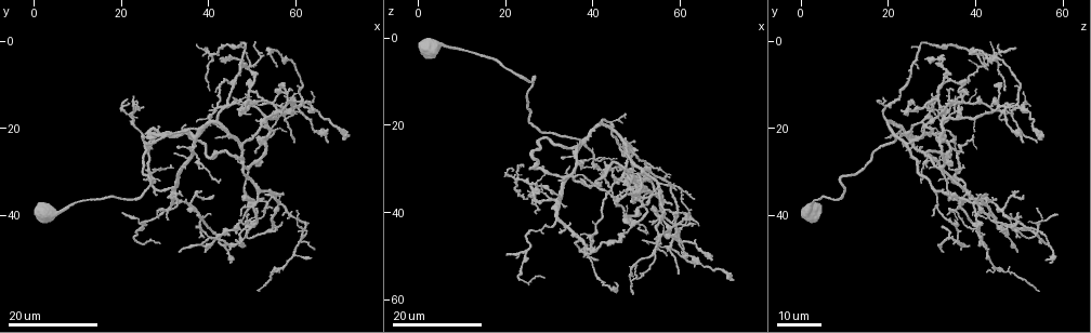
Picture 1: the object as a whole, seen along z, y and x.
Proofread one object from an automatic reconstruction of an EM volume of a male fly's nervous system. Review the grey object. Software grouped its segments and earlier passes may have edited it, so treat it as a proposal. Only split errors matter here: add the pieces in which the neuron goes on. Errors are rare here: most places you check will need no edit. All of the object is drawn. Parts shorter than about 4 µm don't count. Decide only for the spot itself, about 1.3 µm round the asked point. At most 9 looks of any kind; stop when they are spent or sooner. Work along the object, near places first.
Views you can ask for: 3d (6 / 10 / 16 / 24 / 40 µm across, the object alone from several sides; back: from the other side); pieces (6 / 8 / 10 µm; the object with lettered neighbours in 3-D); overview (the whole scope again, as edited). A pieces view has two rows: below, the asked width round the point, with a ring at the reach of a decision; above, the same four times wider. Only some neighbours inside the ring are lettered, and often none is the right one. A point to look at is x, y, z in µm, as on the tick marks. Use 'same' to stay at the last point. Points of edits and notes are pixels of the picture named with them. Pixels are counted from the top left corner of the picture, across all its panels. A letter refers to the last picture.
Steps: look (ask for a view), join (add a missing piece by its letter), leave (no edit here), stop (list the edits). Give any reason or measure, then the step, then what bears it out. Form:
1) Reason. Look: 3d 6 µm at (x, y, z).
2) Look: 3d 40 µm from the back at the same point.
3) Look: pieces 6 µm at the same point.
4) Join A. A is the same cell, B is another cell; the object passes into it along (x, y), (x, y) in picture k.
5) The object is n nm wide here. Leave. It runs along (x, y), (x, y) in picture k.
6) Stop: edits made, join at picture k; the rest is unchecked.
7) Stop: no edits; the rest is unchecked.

An open end. Look: 3d 16 µm at (60.0, 23.0, 54.0).

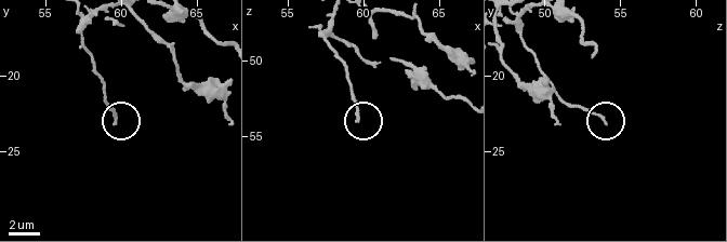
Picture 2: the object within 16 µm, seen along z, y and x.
Look: 3d 10 µm at (59.8, 23.0, 54.0).

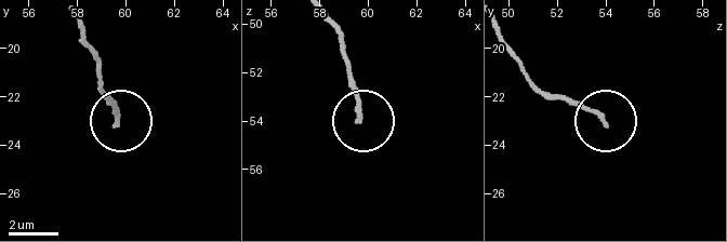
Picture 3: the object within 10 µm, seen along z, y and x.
Look: pieces 10 µm at (59.5, 23.0, 53.9).

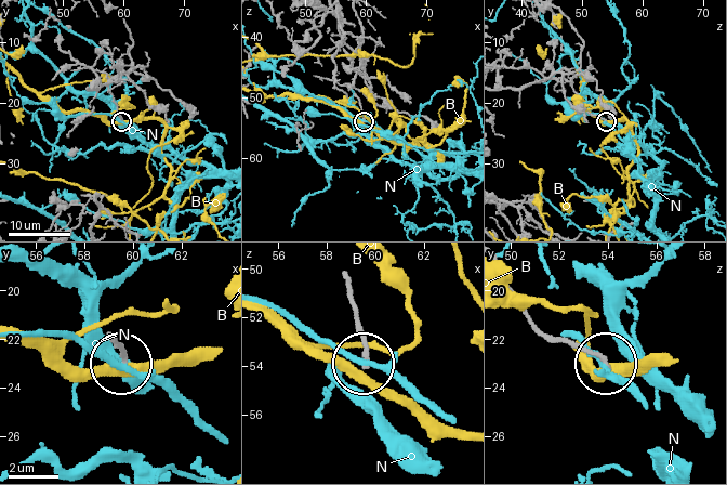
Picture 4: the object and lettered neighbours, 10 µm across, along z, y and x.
The object is 150 nm wide here. Leave. B and N are other cells; it runs along (346, 279), (367, 364) in picture 4; none of them fits.

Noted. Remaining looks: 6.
Look: 3d 24 µm at (49.0, 40.0, 59.0).

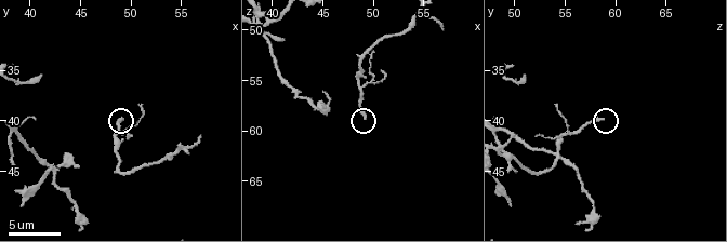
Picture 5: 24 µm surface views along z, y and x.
Look: pieces 8 µm at (49.0, 39.8, 58.6).

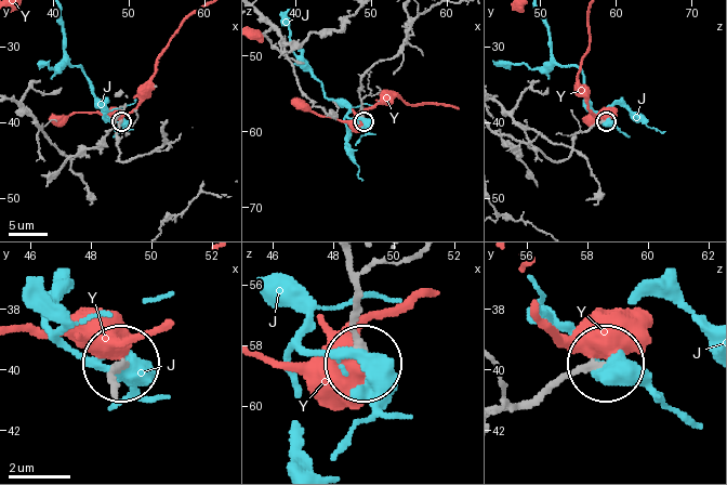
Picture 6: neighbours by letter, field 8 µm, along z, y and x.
Leave. J and Y are other cells; it runs along (352, 263), (352, 325), (365, 362) in picture 6; none of them fits.

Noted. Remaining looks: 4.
An open end. Look: pieces 8 µm at (39.4, 48.2, 49.6).

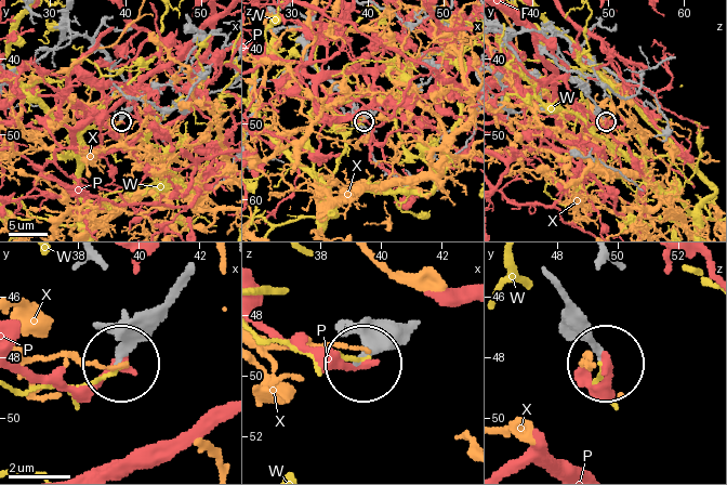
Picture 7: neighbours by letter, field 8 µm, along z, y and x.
The object is 200 nm wide here. Leave. P, W and X are other cells; it runs along (410, 324), (364, 363) in picture 7; none of them fits.

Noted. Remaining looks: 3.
An open end. Look: 3d 16 µm at (53.0, 35.0, 42.5).

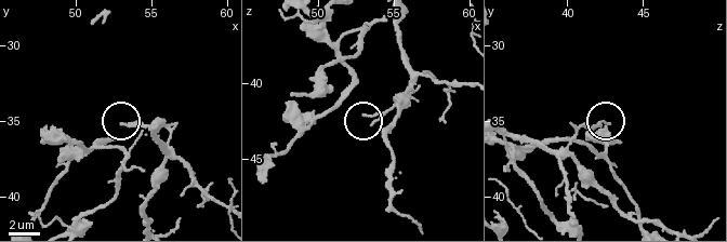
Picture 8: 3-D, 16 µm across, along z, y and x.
Look: pieces 6 µm at (53.2, 35.2, 42.2).

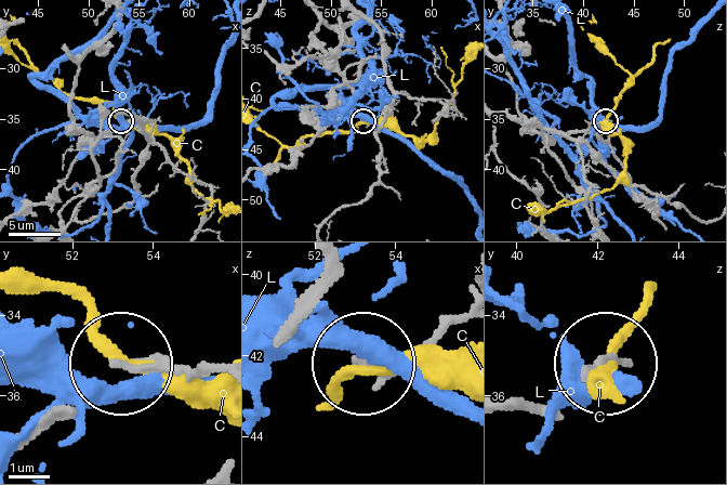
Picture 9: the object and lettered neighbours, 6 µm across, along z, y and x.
Leave. C and L are other cells; none of them fits.

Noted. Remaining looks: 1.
Stop: no edits; the rest is unchecked.

